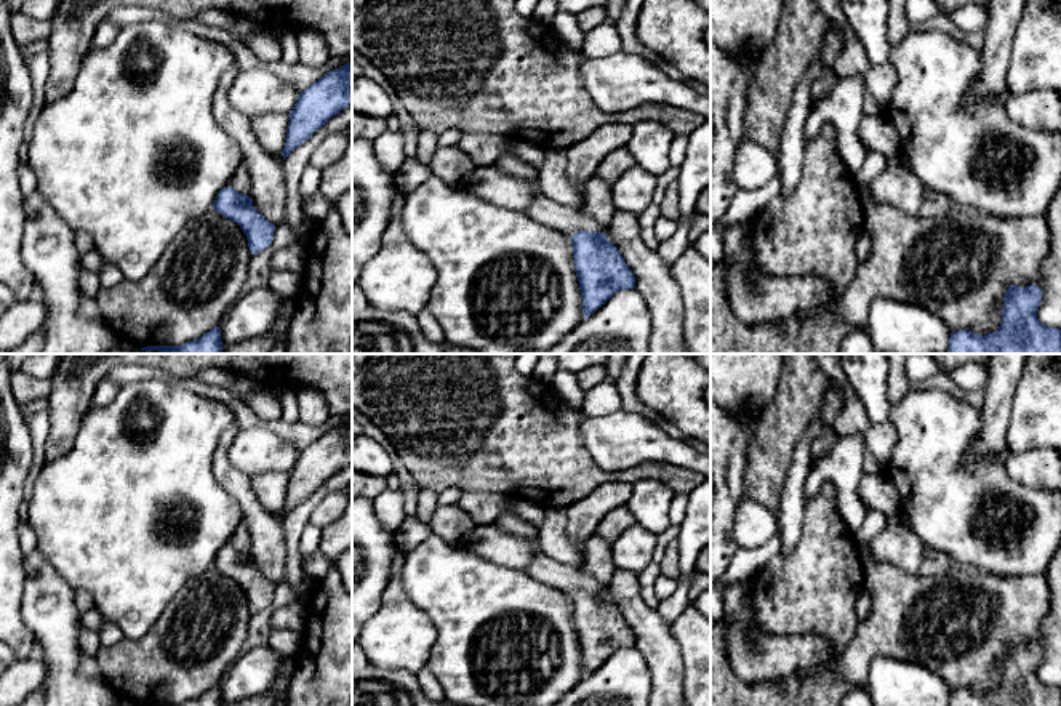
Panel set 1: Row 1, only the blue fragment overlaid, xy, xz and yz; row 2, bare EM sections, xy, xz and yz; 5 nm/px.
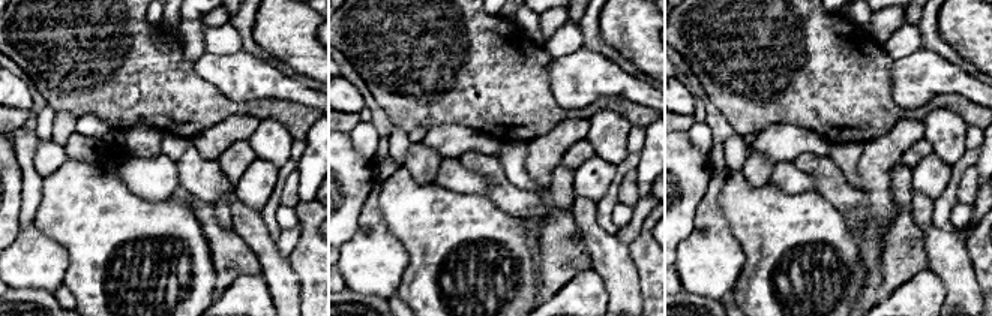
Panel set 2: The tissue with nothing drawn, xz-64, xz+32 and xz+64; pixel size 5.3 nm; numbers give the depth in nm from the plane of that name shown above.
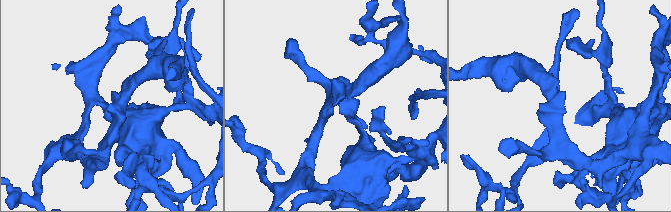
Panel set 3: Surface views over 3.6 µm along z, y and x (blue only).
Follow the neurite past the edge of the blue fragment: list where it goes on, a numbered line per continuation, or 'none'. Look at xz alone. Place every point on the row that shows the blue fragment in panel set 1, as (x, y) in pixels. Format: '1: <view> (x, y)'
1: xz (562, 218)

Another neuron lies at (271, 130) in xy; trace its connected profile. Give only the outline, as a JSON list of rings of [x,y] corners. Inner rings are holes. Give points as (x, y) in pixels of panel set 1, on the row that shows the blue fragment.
[[[270,112],[251,118],[251,128],[262,149],[283,163],[282,150],[286,142],[288,114]]]

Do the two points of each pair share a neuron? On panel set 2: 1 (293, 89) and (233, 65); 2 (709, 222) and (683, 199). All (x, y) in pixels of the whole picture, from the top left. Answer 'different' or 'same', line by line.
1: same
2: different

